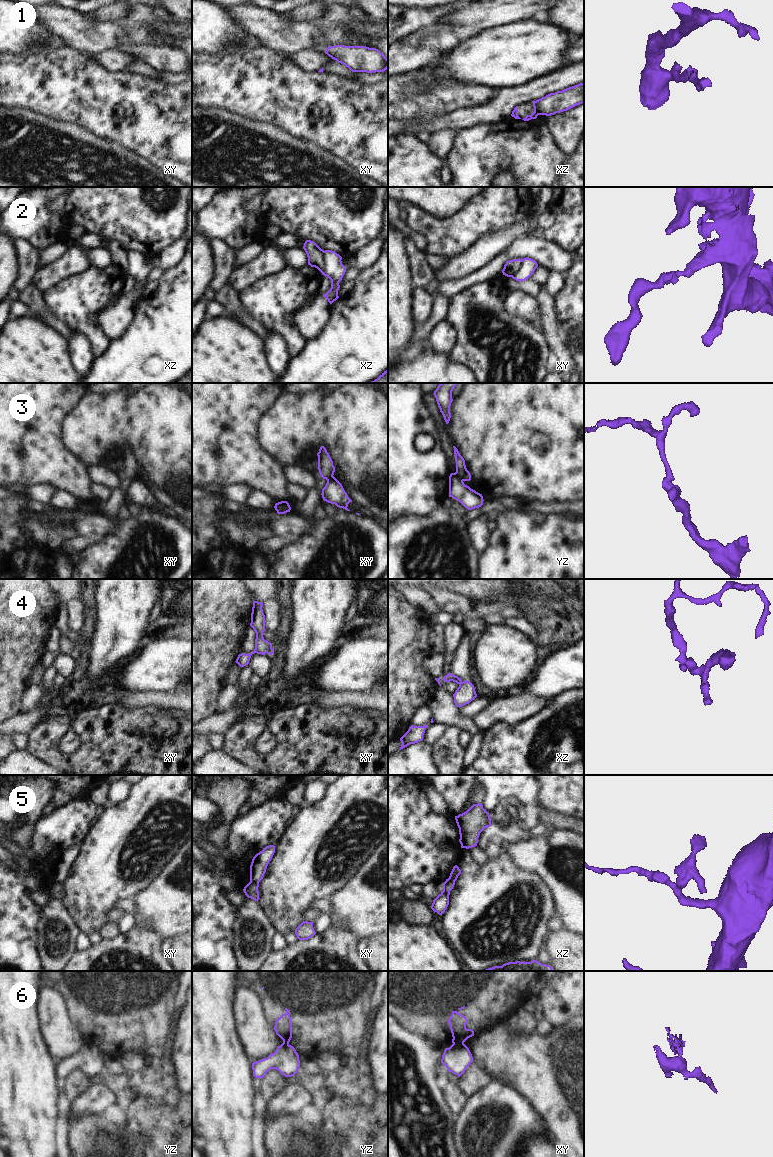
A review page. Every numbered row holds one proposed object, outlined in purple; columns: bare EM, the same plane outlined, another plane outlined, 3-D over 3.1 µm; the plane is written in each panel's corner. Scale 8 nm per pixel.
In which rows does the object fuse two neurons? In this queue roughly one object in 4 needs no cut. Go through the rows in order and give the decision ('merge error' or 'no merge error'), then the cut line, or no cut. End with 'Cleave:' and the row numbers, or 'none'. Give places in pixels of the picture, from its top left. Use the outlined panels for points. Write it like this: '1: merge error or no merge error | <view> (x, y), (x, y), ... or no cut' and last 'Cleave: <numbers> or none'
1: merge error | xz (533, 101), (538, 114)
2: merge error | xz (324, 251), (322, 254), (322, 269), (320, 271)
3: merge error | yz (454, 473), (463, 480)
4: merge error | xz (462, 682), (459, 684)
5: merge error | xz (459, 869), (458, 873), (451, 880), (444, 883)
6: merge error | xy (463, 1042), (453, 1044)
Cleave: 1, 2, 3, 4, 5, 6

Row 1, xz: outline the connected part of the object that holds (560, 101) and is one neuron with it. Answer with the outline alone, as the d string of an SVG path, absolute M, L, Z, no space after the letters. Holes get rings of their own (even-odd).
M584 82L534 101L538 115L551 116L584 103Z

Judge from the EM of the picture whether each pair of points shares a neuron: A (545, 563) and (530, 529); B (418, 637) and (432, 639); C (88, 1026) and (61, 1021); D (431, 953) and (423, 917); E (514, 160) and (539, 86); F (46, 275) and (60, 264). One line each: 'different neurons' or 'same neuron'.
A: same neuron
B: different neurons
C: different neurons
D: different neurons
E: different neurons
F: same neuron

